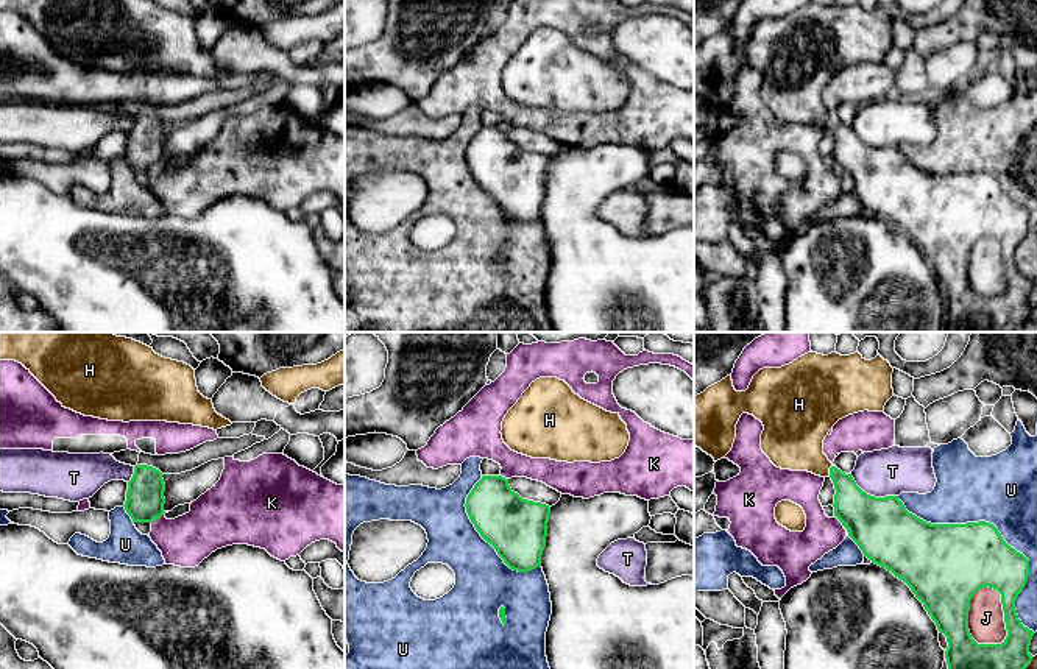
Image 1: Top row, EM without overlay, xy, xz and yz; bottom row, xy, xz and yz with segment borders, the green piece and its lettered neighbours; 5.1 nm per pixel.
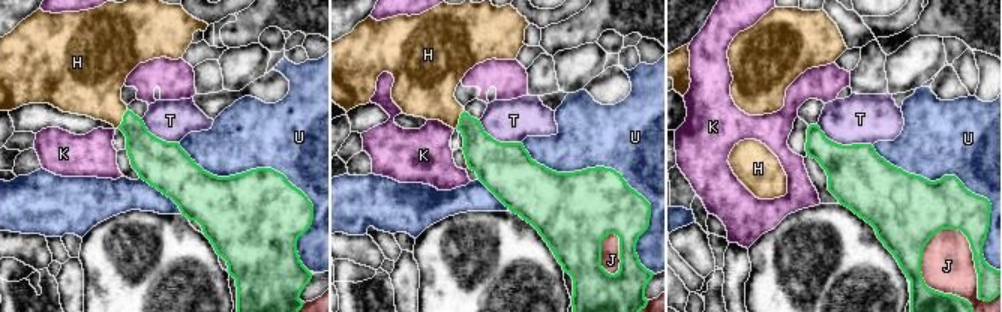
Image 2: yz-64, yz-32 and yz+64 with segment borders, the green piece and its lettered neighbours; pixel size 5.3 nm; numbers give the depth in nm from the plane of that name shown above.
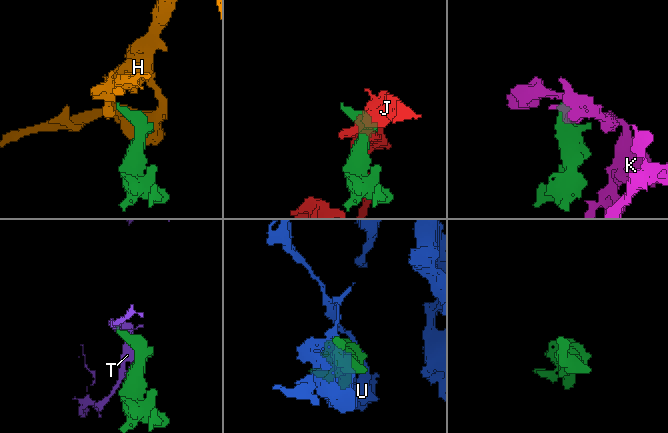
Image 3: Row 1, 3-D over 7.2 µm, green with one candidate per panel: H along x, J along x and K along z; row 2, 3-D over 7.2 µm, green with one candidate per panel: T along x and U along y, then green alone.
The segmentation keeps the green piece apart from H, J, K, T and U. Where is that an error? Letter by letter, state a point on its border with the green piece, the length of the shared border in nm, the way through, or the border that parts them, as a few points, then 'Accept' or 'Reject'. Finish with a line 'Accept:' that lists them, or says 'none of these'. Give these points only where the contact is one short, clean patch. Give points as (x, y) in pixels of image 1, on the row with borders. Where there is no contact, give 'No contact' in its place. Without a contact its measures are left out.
H: Touches green at yz (830, 470). Shared border 60 nm. Path across: yz (856, 510), (845, 485), (830, 470), (819, 465), (792, 438). Accept
J: Touches green at yz (1005, 613). Shared border 320 nm. Reject
K: Touches green at xy (158, 518). Shared border 100 nm. Boundary: xy (166, 512), (152, 523). Reject
T: Touches green at yz (872, 496). Shared border 280 nm. Reject
U: Touches green at yz (998, 532). Shared border 1000 nm. Reject
Accept: H

